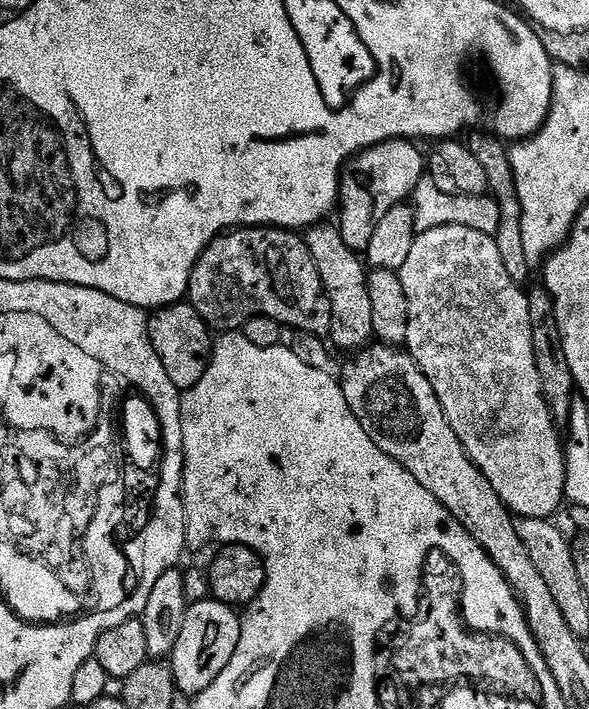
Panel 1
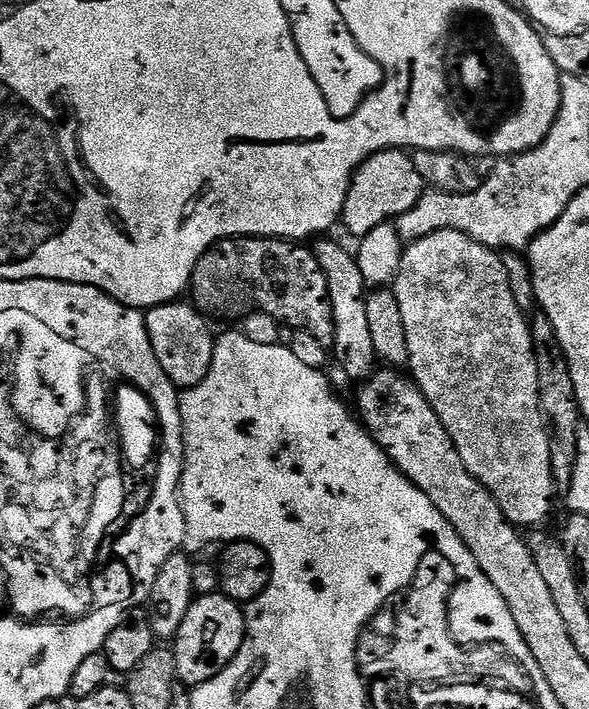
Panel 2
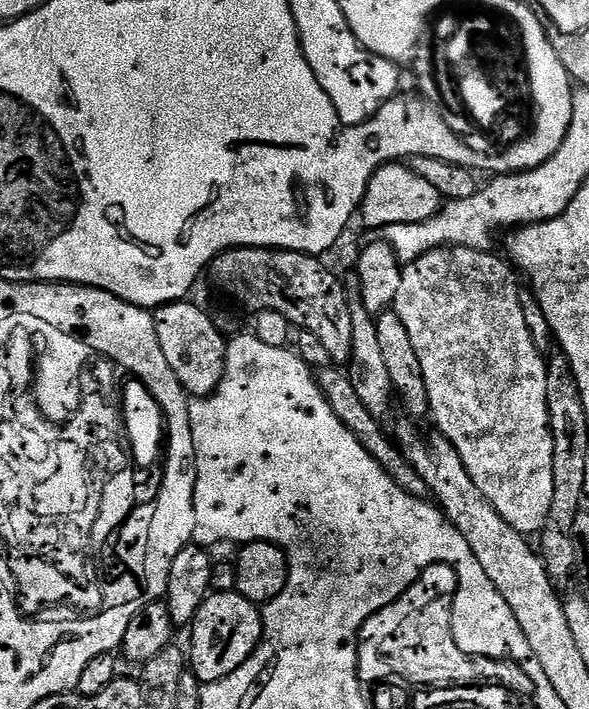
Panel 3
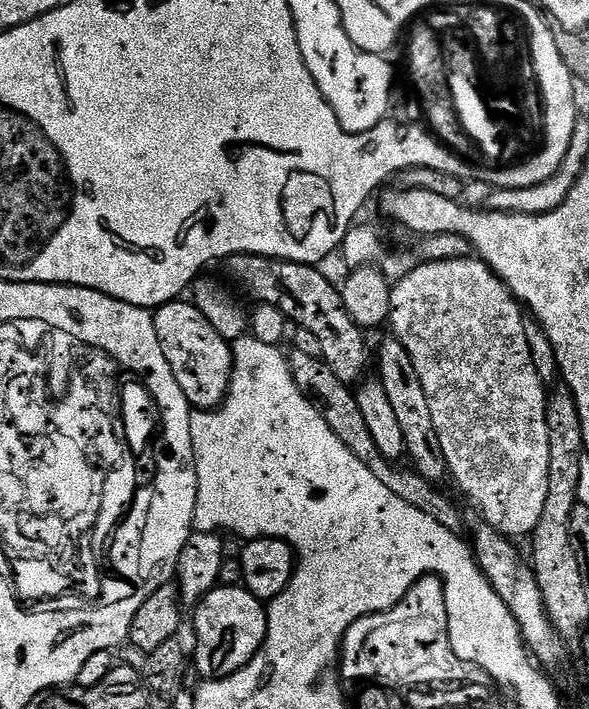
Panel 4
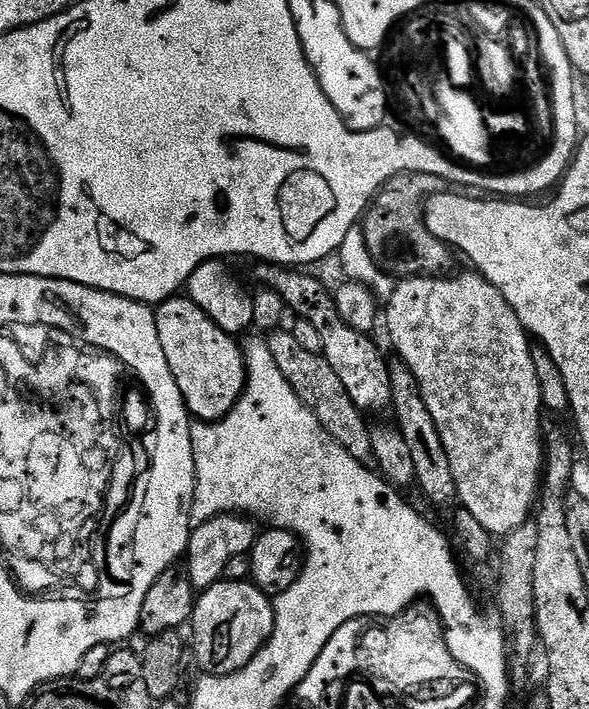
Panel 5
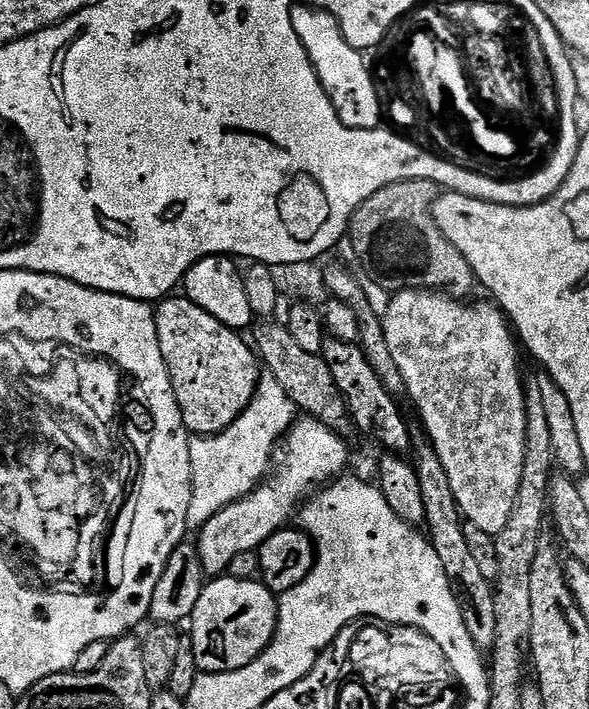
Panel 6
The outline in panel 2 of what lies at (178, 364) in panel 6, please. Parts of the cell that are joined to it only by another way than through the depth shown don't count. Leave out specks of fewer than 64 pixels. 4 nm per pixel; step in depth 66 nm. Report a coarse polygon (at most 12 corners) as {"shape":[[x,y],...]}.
{"shape":[[159,304],[143,317],[180,390],[207,378],[216,350],[205,313]]}

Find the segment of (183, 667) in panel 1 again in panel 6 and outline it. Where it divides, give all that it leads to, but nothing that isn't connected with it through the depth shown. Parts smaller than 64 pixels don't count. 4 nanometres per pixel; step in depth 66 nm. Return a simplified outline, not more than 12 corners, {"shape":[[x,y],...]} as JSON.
{"shape":[[209,579],[190,617],[199,671],[250,666],[272,644],[277,593]]}

